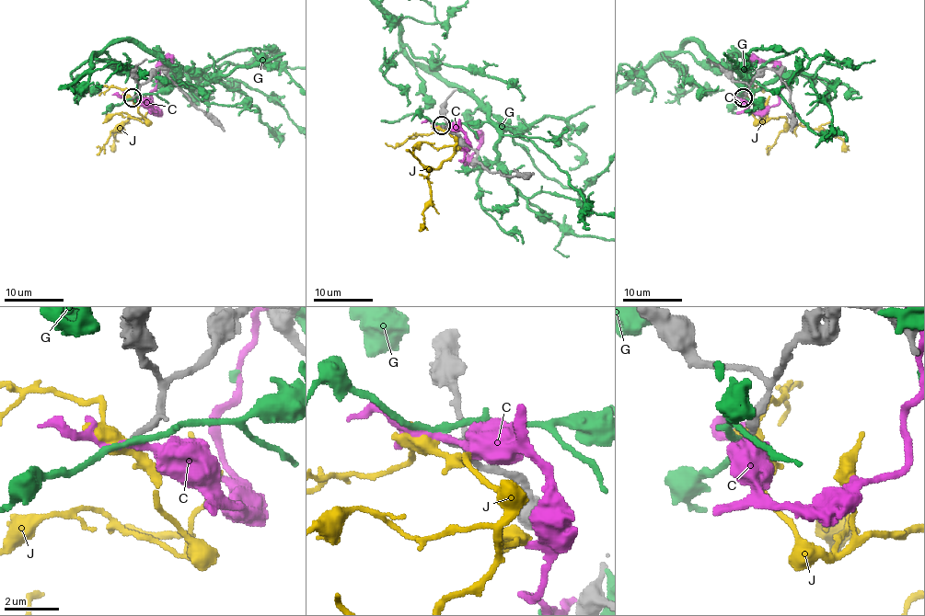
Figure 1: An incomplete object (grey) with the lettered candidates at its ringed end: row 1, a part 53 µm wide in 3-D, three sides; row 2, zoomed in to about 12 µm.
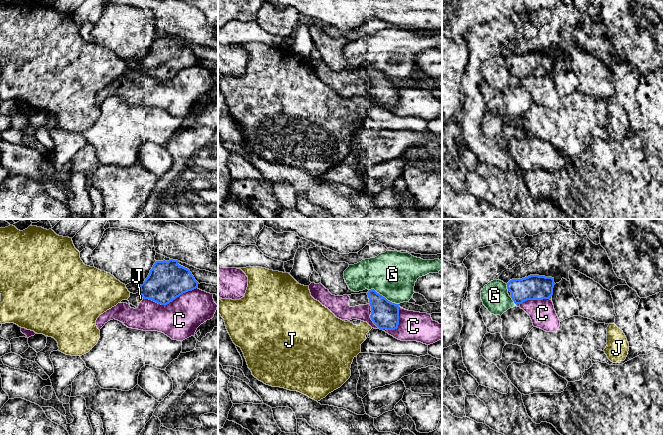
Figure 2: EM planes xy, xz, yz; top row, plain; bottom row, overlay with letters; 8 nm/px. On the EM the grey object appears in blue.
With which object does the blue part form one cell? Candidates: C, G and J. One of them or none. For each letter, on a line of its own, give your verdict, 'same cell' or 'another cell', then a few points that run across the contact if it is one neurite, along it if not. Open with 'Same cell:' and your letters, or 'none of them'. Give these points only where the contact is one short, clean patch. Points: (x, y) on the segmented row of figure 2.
Same cell: none of them
C: another cell
G: another cell; line xz (369, 289), (374, 289), (388, 300), (398, 304)
J: another cell

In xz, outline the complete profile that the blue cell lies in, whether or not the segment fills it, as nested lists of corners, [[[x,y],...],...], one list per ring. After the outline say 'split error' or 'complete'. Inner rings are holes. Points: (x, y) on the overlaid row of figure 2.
[[[321,247],[308,249],[308,253],[314,270],[321,278],[321,284],[329,290],[332,295],[343,296],[351,294],[366,293],[371,306],[370,318],[380,329],[395,330],[399,325],[399,304],[388,301],[374,289],[354,292],[349,289],[345,279],[344,271],[349,267],[346,262],[334,262],[325,257]]]; split error

